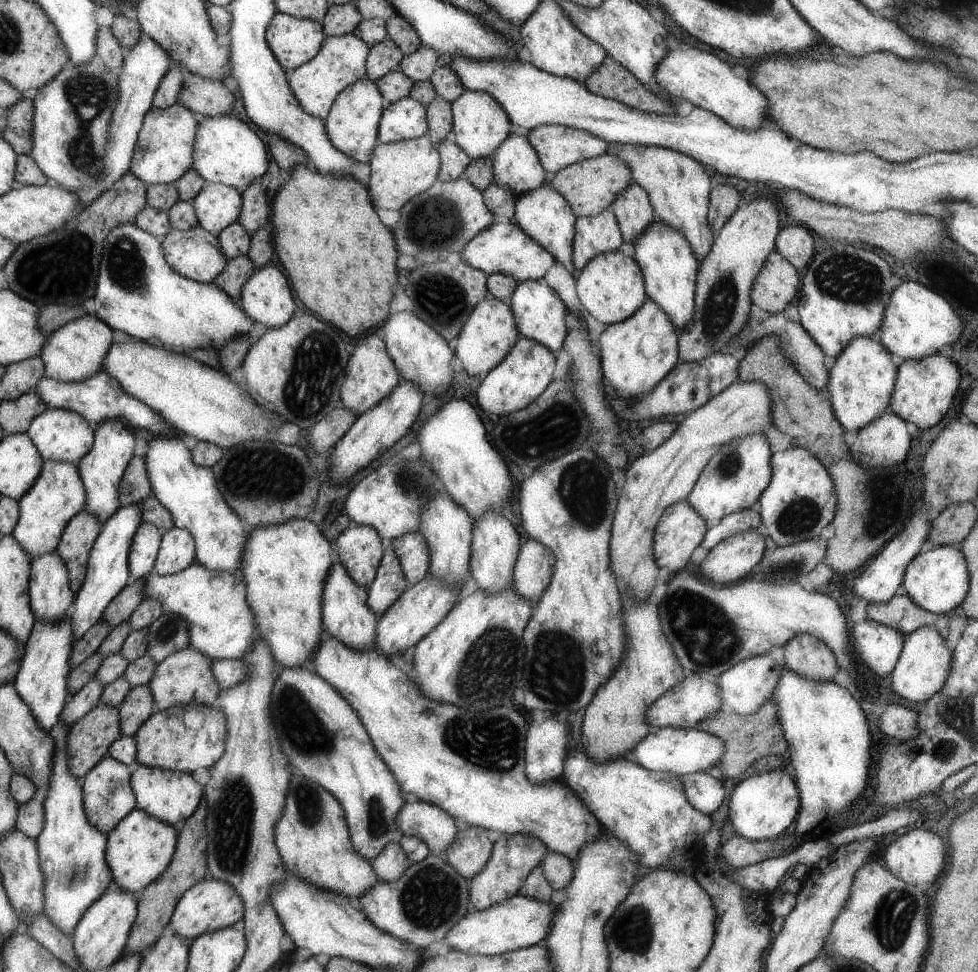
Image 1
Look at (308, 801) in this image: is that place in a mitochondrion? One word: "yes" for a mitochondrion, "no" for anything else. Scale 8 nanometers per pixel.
yes

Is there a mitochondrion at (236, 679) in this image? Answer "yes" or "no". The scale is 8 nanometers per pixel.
no

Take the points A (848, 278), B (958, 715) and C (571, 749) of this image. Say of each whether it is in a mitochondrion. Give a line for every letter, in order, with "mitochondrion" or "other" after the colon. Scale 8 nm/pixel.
A: mitochondrion
B: mitochondrion
C: other

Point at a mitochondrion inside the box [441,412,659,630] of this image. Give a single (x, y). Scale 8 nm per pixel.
(587, 502)

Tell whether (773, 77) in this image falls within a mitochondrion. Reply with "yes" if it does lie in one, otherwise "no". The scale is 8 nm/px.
no

